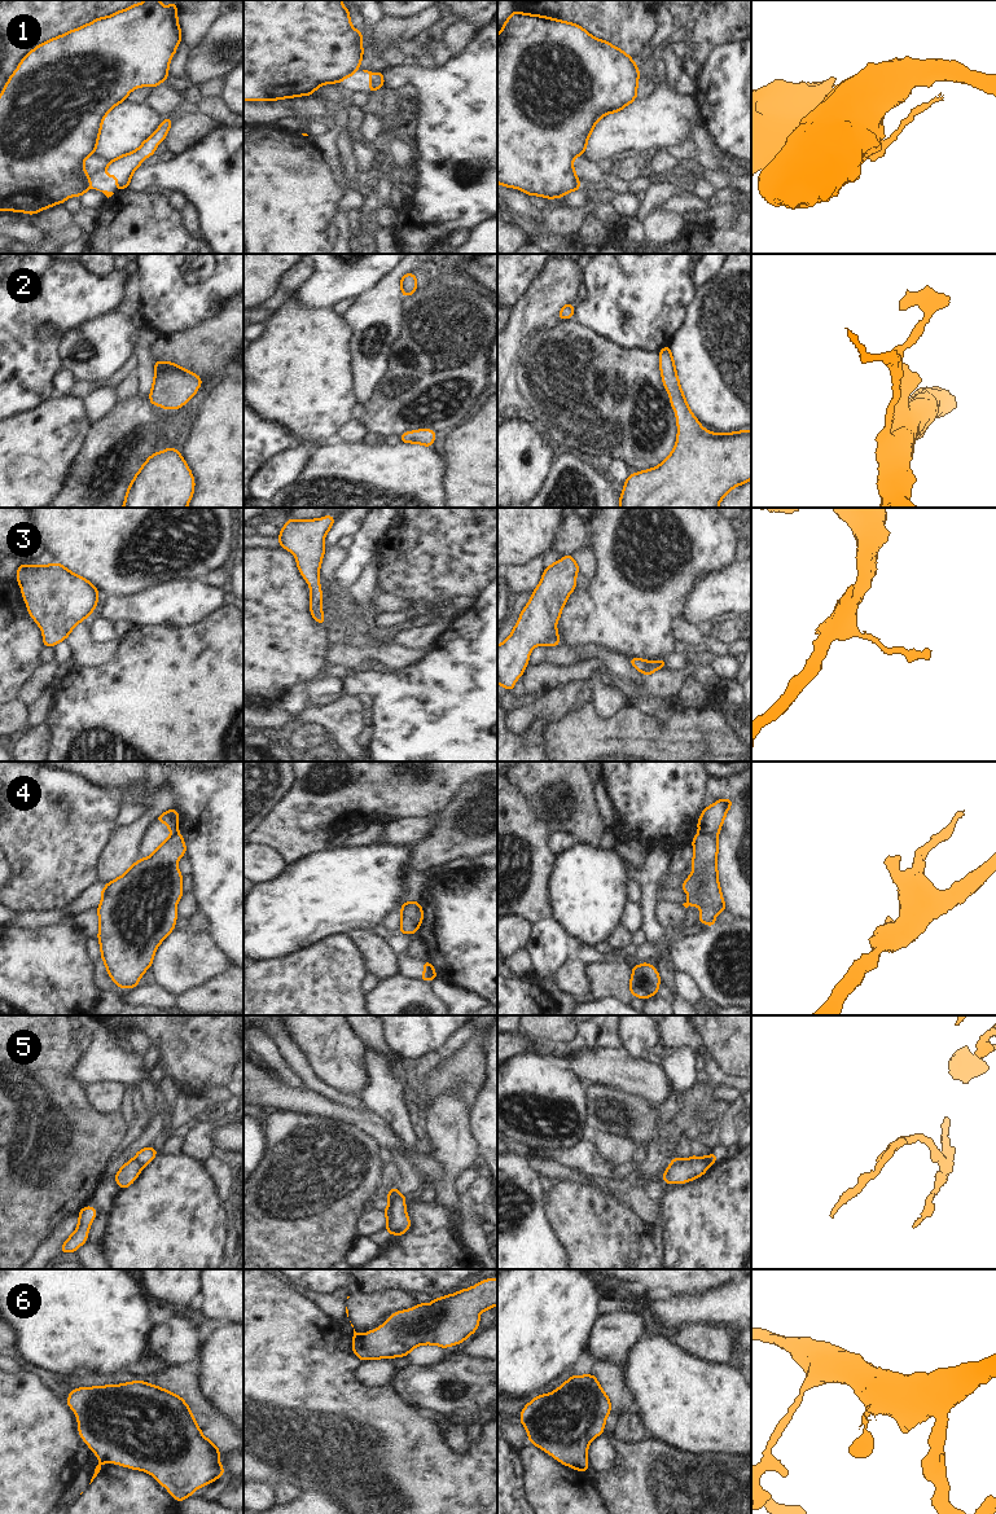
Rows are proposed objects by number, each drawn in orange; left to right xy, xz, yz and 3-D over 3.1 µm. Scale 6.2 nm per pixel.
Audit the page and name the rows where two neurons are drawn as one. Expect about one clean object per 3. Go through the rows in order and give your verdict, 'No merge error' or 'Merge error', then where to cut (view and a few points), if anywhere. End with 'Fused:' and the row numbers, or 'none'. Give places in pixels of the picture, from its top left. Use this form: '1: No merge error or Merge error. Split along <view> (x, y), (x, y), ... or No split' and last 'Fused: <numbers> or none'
1: Merge error. Split along xy (88, 176), (86, 189)
2: No merge error. No split
3: No merge error. No split
4: Merge error. Split along xz (425, 961), (429, 969), (429, 979)
5: Merge error. Split along xz (404, 1196), (399, 1196), (391, 1203), (390, 1221), (387, 1224)
6: Merge error. Split along xz (364, 1335), (354, 1338)
Fused: 1, 4, 5, 6.

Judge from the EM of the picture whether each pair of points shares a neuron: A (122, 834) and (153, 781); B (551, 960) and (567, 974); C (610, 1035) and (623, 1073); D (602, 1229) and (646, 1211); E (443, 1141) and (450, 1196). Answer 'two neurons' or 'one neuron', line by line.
A: two neurons
B: two neurons
C: two neurons
D: two neurons
E: one neuron

